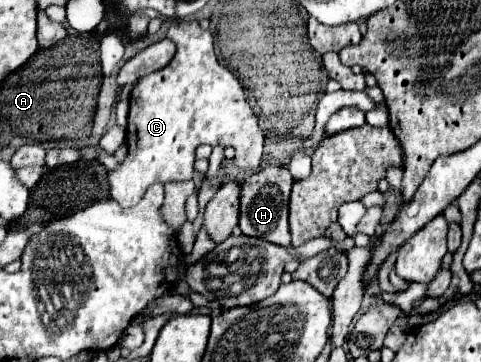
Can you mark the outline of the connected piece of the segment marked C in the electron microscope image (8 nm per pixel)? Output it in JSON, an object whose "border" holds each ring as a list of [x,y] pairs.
{"border":[[[182,20],[176,22],[168,28],[166,38],[170,38],[176,44],[176,56],[172,62],[144,78],[138,80],[130,94],[130,114],[128,114],[128,156],[118,168],[118,172],[108,174],[108,186],[110,186],[110,196],[118,204],[130,208],[142,200],[146,194],[146,188],[150,184],[166,184],[174,180],[190,180],[192,178],[192,166],[194,166],[194,150],[200,144],[210,144],[210,146],[232,146],[236,150],[234,164],[240,170],[256,172],[262,160],[262,148],[264,148],[264,134],[258,128],[258,116],[246,102],[242,84],[238,78],[220,62],[216,60],[214,54],[214,40],[208,30],[202,30],[196,20]]]}

